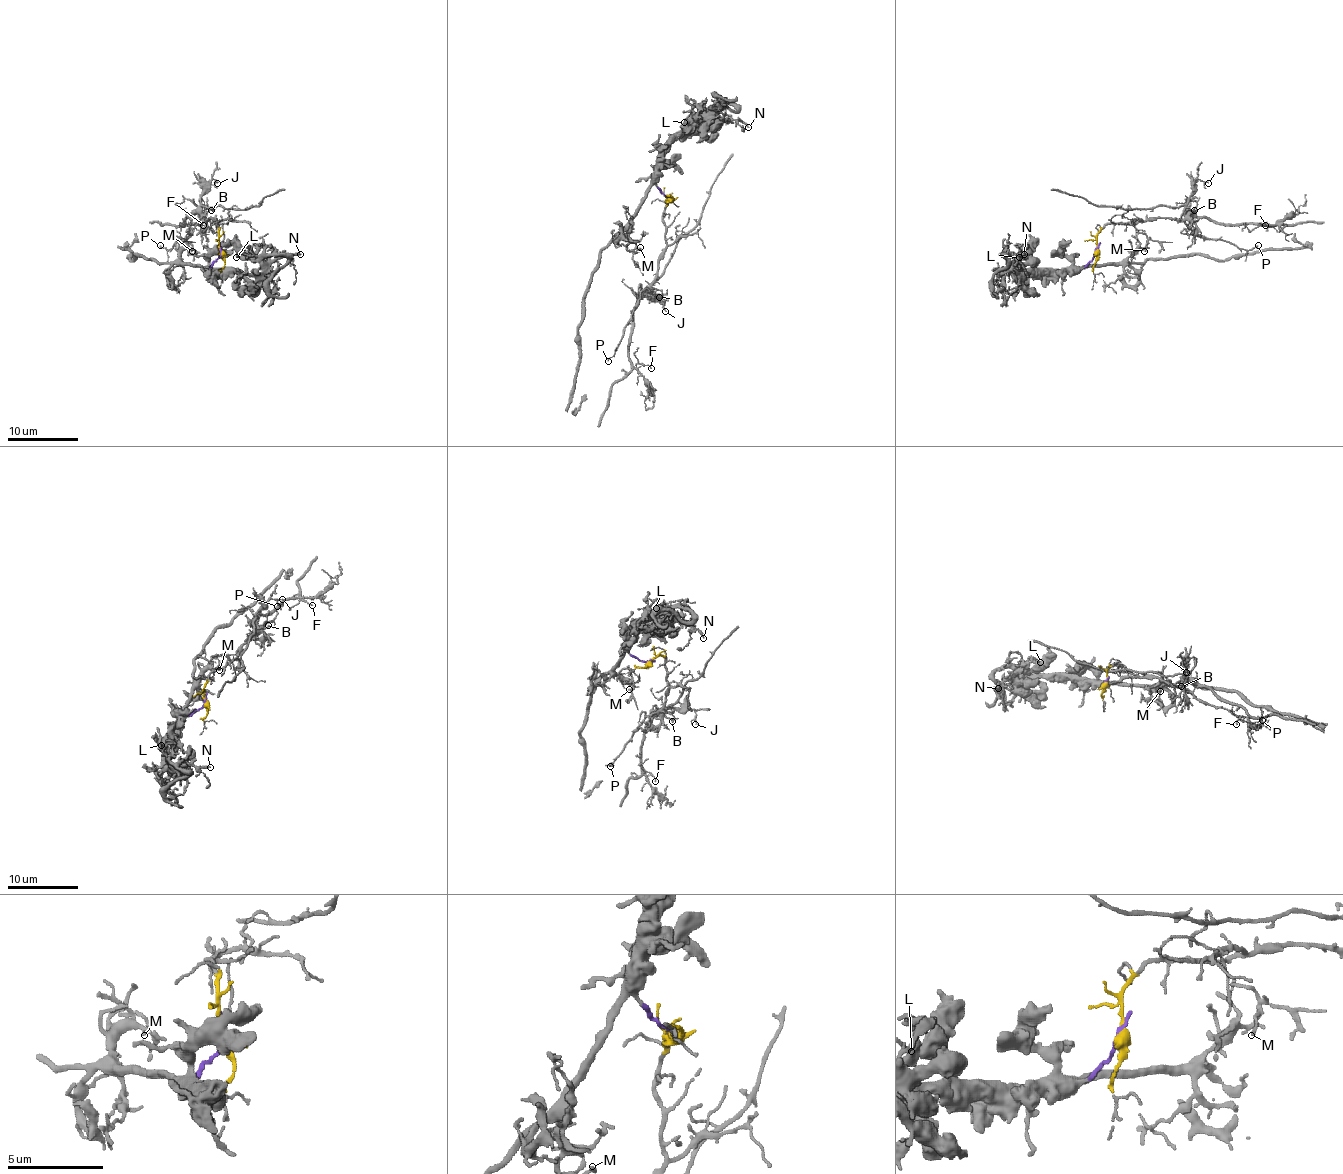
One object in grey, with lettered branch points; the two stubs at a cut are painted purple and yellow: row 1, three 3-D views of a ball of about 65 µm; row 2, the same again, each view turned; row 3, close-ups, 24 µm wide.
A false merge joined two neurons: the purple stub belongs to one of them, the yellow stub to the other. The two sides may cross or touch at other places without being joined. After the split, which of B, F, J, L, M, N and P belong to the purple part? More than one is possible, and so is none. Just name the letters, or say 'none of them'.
L, M, N

